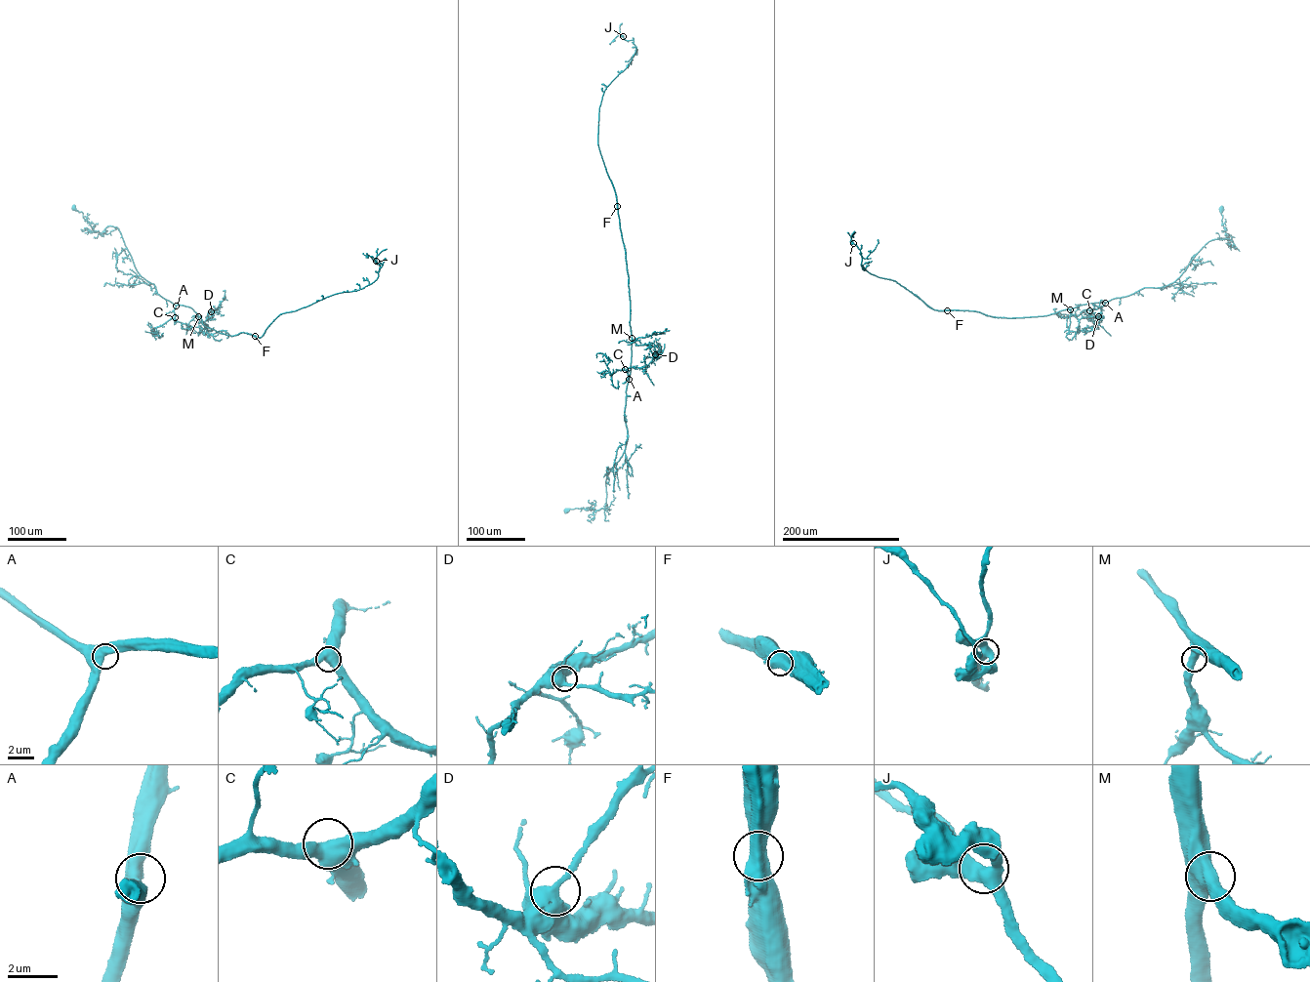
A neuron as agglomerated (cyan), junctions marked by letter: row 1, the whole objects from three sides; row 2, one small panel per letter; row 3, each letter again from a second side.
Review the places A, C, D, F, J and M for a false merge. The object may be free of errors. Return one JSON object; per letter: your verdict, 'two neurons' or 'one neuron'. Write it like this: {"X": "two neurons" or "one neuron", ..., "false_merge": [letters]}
{"A": "one neuron", "C": "one neuron", "D": "one neuron", "F": "two neurons", "J": "one neuron", "M": "one neuron", "false_merge": ["F"]}

